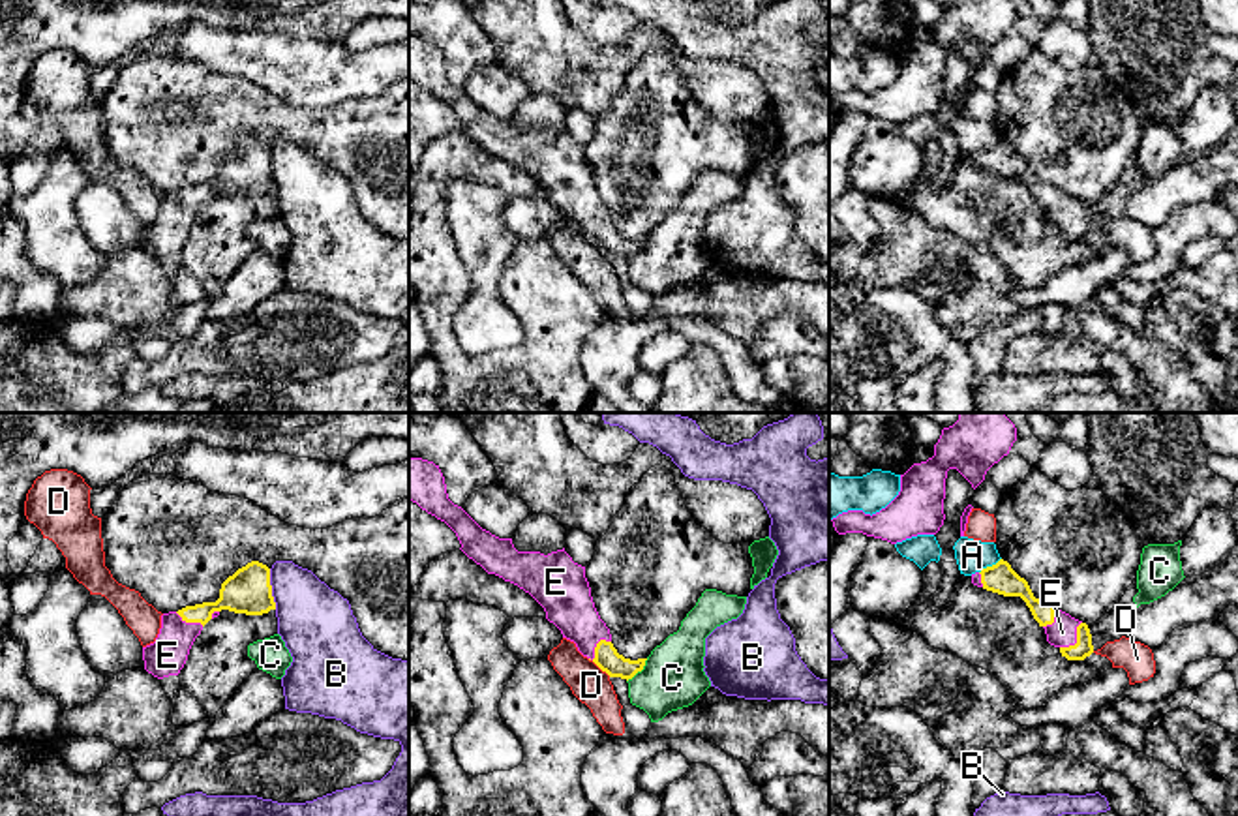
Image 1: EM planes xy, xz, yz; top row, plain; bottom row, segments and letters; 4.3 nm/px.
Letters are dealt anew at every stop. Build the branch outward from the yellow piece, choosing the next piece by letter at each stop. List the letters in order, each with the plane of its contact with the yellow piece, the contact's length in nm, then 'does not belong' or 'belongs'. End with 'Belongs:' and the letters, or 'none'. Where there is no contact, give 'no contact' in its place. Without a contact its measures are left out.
A: yz | 120 nm | does not belong
B: xy | 180 nm | does not belong
C: xz | 140 nm | does not belong
D: xz | 130 nm | does not belong
E: yz | 150 nm | belongs
Belongs: E

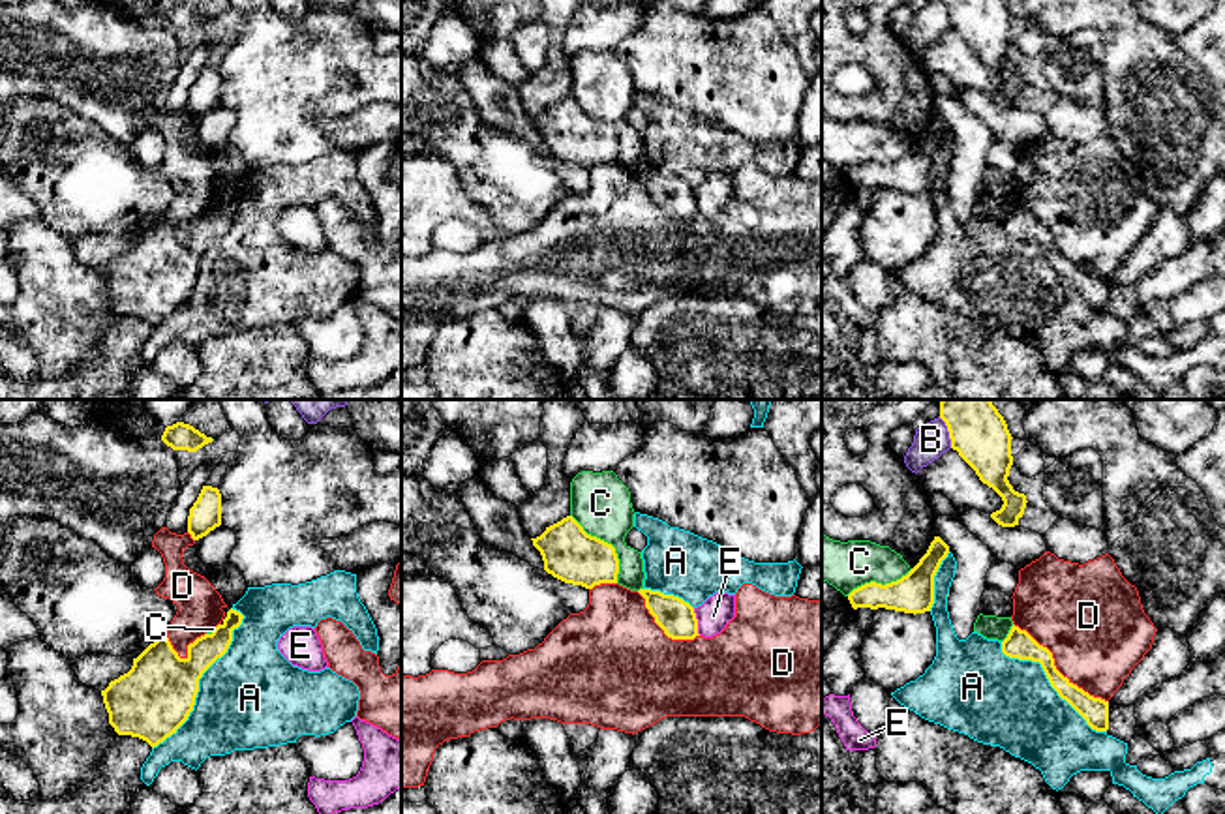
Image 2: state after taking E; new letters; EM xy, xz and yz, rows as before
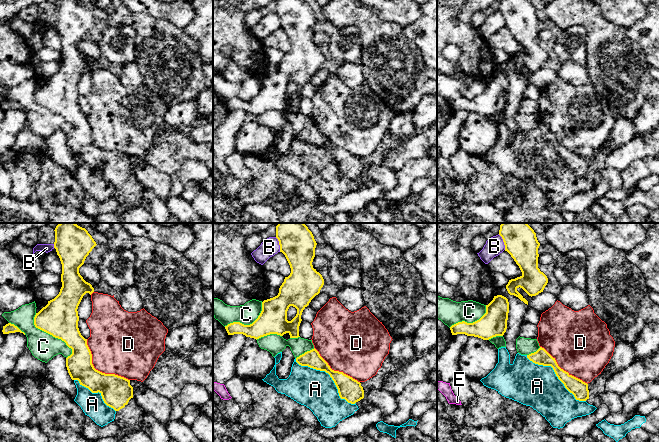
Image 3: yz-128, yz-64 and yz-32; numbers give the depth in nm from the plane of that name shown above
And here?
A: xy | 700 nm | does not belong
B: yz | 130 nm | does not belong
C: xz | 360 nm | does not belong
D: yz | 550 nm | does not belong
E: xz | 120 nm | does not belong
Belongs: none

